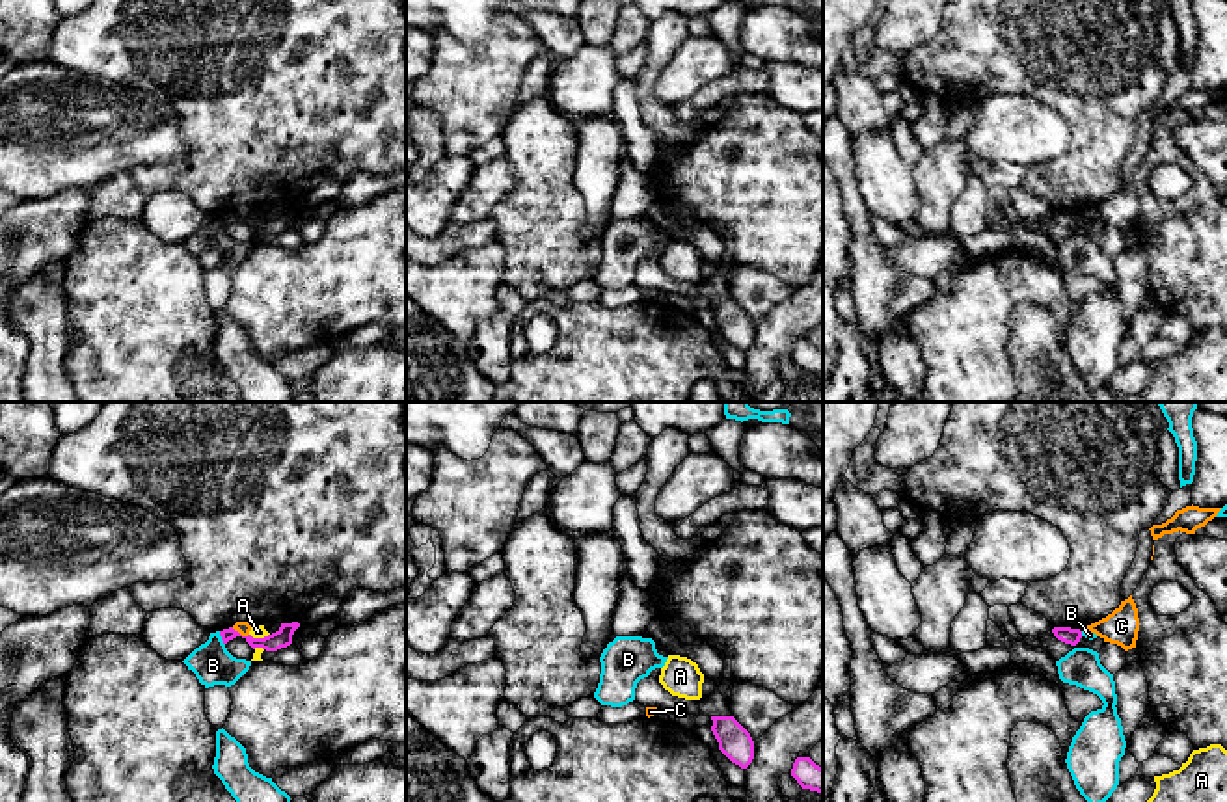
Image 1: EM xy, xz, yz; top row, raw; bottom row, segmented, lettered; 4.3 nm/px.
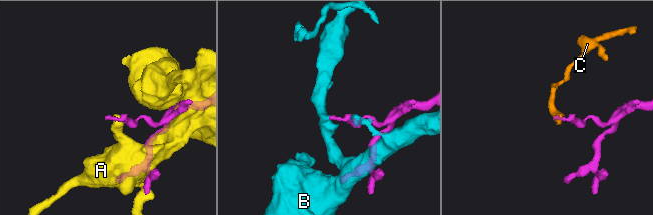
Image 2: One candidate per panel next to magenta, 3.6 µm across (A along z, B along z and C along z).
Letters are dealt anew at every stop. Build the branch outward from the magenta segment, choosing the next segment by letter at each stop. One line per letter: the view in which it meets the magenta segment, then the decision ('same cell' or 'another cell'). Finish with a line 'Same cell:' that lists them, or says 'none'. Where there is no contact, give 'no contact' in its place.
A: contact in xy; another cell
B: contact in xy; another cell
C: contact in xy; another cell
Same cell: none

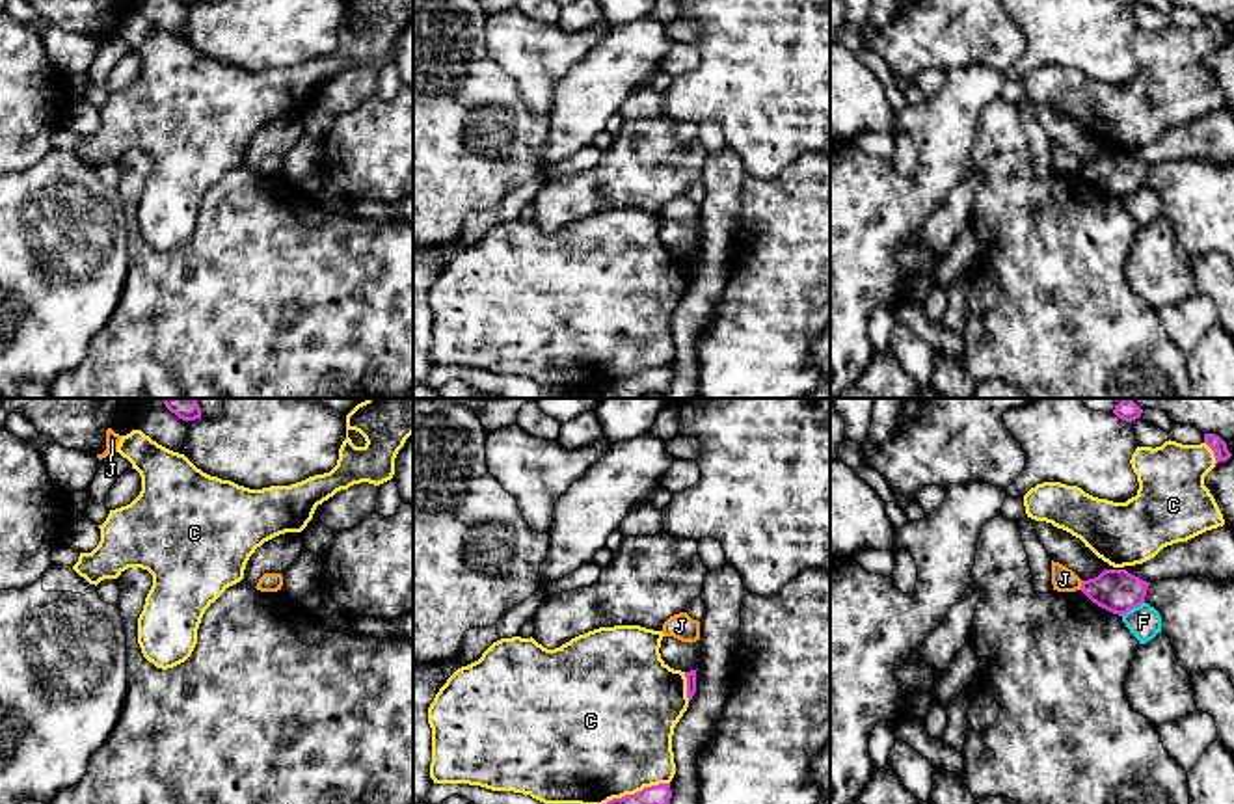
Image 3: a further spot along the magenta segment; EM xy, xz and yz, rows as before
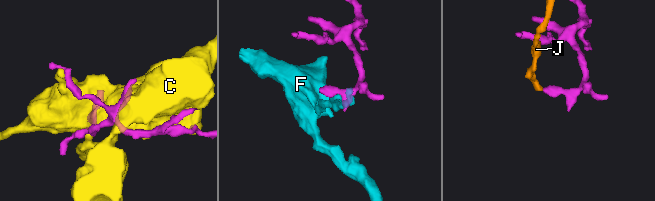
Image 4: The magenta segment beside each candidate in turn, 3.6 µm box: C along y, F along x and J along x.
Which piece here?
C: contact in xz; another cell
F: contact in yz; another cell
J: contact in yz; another cell
Same cell: none

